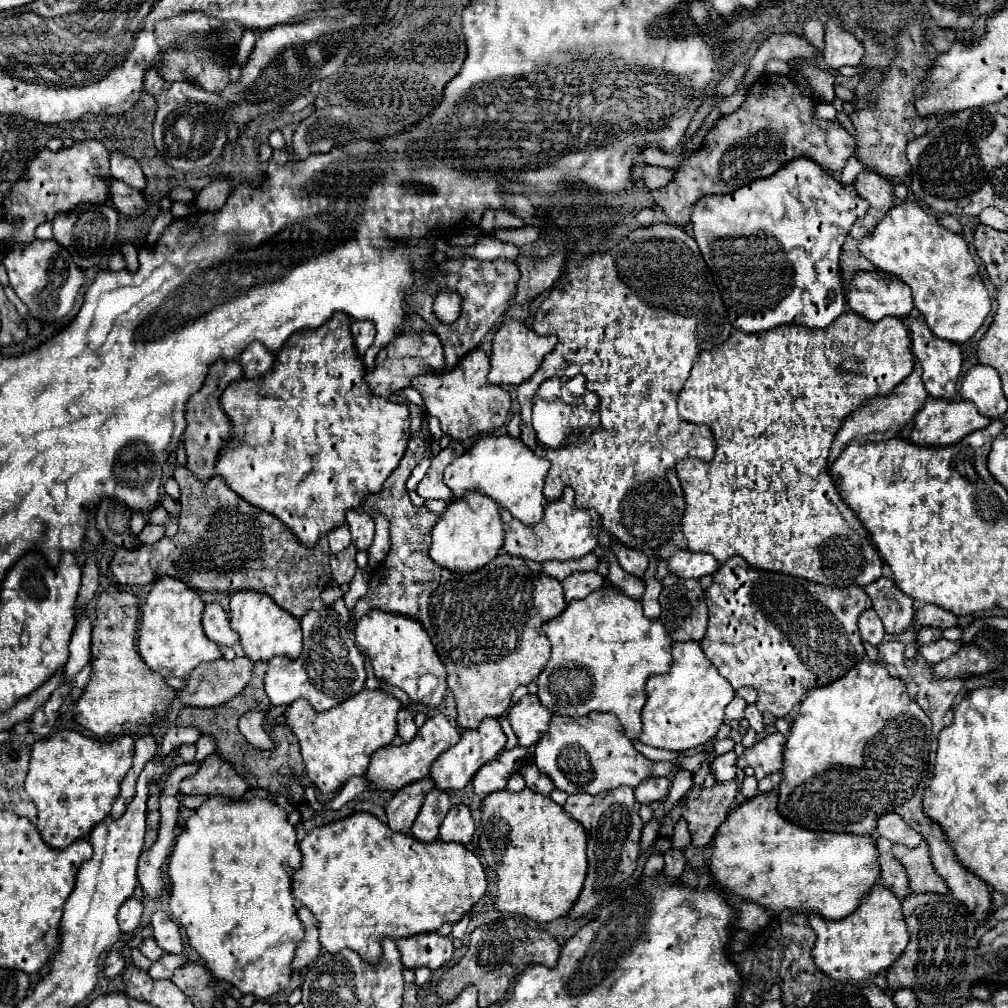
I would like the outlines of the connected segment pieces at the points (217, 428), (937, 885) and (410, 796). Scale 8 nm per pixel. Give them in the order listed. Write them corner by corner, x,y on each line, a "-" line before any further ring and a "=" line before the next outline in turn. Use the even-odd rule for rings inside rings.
218,360
210,366
210,372
206,376
206,382
200,392
196,392
188,400
188,412
186,412
186,432
184,432
184,446
188,454
188,468
198,480
208,480
214,476
214,464
218,458
220,448
226,444
230,438
230,420
220,408
220,396
228,388
232,380
238,380
242,376
242,366
238,360
=
926,842
918,844
918,848
914,848
914,850
894,844
892,854
904,866
908,880
910,880
910,890
914,894
920,894
920,892
944,894
944,892
948,892
946,882
942,882
942,878
936,874
934,866
932,866
=
424,778
418,782
412,782
398,790
392,800
386,806
386,816
388,816
388,828
400,834
408,834
416,814
424,802
424,796
434,788
432,778

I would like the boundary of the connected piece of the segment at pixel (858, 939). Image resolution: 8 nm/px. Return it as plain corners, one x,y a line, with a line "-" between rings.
880,884
862,896
860,906
850,916
840,920
824,920
818,914
810,914
808,920
818,936
812,948
814,964
838,982
862,982
876,976
904,952
910,940
900,900

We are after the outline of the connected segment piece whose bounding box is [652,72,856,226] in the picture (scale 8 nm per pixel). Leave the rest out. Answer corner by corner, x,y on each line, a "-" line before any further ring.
764,72
750,88
746,94
744,104
728,116
722,116
712,130
704,136
702,148
694,152
690,158
686,158
680,166
672,182
664,188
652,190
654,203
664,210
664,214
678,226
688,226
690,224
690,210
694,202
698,202
702,196
714,196
714,194
730,194
754,180
768,178
774,172
778,172
782,166
790,164
794,158
810,158
816,164
820,164
826,172
840,172
846,164
846,160
854,154
856,150
856,140
850,136
836,120
822,120
816,116
816,102
800,92
800,88
794,84
790,76
782,74
768,74

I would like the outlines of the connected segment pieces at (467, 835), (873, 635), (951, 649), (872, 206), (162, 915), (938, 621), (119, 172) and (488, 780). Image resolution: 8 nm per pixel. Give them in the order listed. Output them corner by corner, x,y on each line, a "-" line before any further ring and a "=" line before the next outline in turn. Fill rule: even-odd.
464,804
452,806
440,824
438,840
458,842
466,846
472,840
472,836
474,836
474,820
472,820
470,810
=
866,610
860,614
858,628
860,628
862,640
870,642
872,646
878,646
884,640
886,632
884,632
884,626
882,626
882,622
874,610
=
944,638
922,648
922,656
924,656
926,662
930,662
930,664
936,664
936,662
940,662
940,660
944,660
944,658
950,658
952,654
956,654
956,642
948,642
948,640
944,640
=
862,170
856,176
854,182
854,190
858,196
862,196
868,202
868,210
864,214
864,225
870,226
873,216
873,226
892,208
893,206
893,185
880,174
872,172
872,170
-
869,219
869,224
867,223
=
154,912
152,916
152,936
156,938
158,946
164,948
168,954
180,954
182,952
182,936
176,926
176,922
166,912
=
916,604
916,620
912,624
914,628
950,628
950,626
956,626
956,618
954,614
938,608
938,606
932,606
932,604
=
114,152
114,154
110,156
110,170
112,170
112,176
114,176
116,180
126,182
128,186
138,188
140,192
144,190
146,178
144,178
142,168
138,166
138,162
136,162
134,158
126,158
124,154
=
534,748
504,750
498,758
494,758
478,770
478,774
472,780
474,792
478,796
488,796
496,790
504,790
508,778
512,774
518,774
518,768
522,768
522,760
528,760
530,756
534,756

